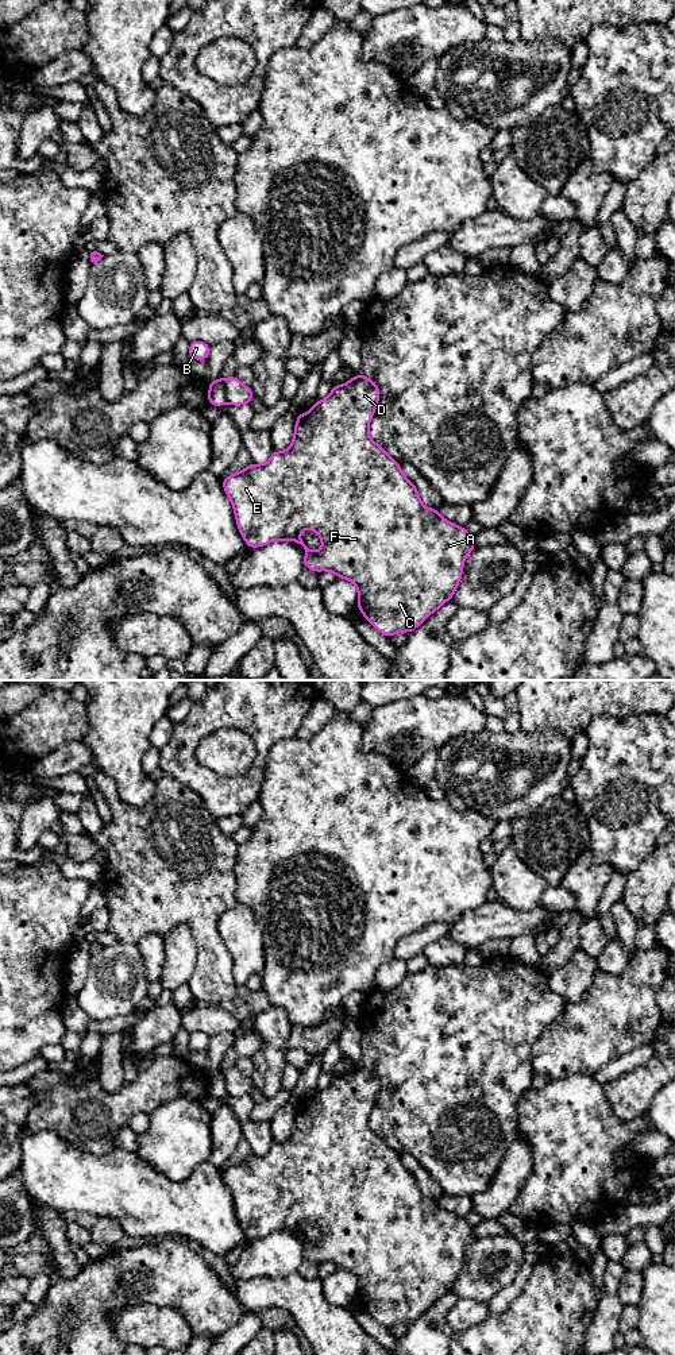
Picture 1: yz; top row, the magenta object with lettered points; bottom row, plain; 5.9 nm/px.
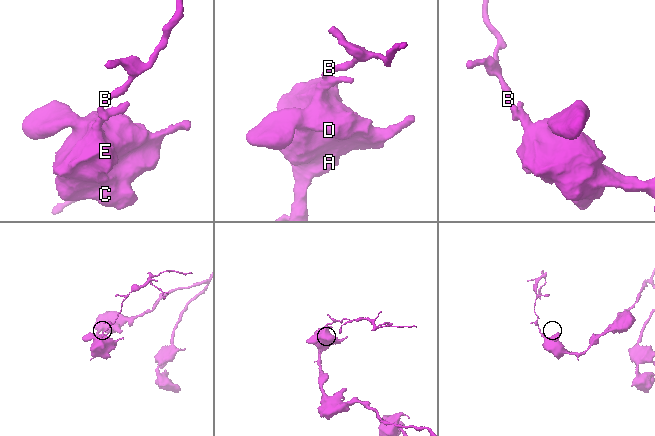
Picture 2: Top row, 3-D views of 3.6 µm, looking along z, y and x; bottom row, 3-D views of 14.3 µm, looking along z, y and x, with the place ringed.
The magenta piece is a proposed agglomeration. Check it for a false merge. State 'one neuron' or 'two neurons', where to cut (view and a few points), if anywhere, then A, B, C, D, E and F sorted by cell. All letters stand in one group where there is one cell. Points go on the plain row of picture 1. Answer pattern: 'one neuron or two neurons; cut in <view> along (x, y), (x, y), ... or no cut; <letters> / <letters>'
two neurons; cut in yz along (222, 1069), (227, 1092); A C D E F / B

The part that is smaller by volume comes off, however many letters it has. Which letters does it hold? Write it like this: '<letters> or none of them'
B

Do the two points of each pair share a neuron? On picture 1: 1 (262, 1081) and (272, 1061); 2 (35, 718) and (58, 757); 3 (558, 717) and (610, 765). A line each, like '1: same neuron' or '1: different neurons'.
1: same neuron
2: different neurons
3: different neurons

